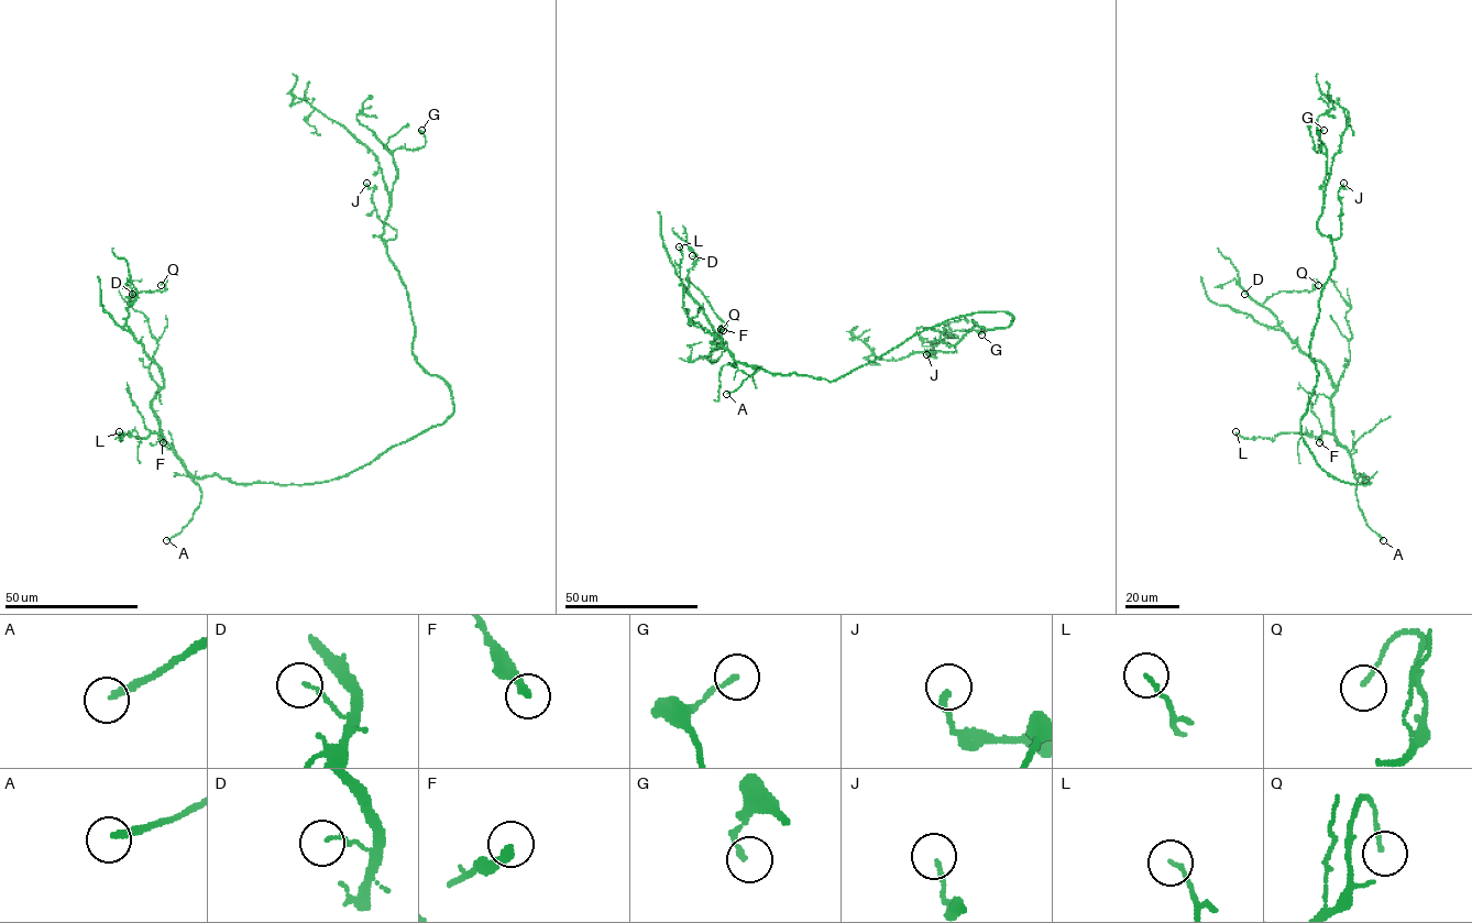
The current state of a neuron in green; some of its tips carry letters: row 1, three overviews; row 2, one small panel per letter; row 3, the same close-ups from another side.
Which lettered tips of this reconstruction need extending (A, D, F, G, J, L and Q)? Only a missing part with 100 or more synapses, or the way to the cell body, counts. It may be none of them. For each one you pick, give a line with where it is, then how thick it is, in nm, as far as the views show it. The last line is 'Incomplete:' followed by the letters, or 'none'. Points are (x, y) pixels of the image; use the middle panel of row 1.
A: (726, 394) | 200 nm
Incomplete: A

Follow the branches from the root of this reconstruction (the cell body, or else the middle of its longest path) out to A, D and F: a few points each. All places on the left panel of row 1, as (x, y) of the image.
A: (379, 454), (348, 474), (312, 483), (190, 476), (201, 494), (199, 507), (166, 540)
D: (379, 454), (312, 483), (193, 475), (151, 408), (163, 376), (127, 327), (132, 294)
F: (379, 454), (331, 480), (305, 484), (238, 483), (217, 474), (193, 475), (165, 438), (155, 431), (163, 442)

